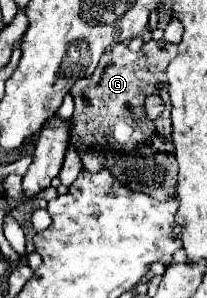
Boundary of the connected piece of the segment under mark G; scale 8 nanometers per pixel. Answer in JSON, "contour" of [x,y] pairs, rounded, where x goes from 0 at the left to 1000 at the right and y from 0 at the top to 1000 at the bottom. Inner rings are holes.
{"contour":[[[725,131],[657,178],[589,144],[502,171],[464,238],[348,292],[338,312],[367,366],[348,386],[338,487],[377,500],[415,574],[483,574],[512,560],[541,587],[570,587],[570,607],[599,607],[638,634],[715,641],[744,668],[812,668],[812,654],[841,654],[860,560],[831,507],[821,379],[783,379],[763,406],[715,413],[696,356],[715,319],[773,319],[792,339],[821,339],[802,225],[841,191],[850,151],[792,131]],[[609,487],[647,493],[628,507],[647,534],[696,534],[676,560],[609,560]]]}

